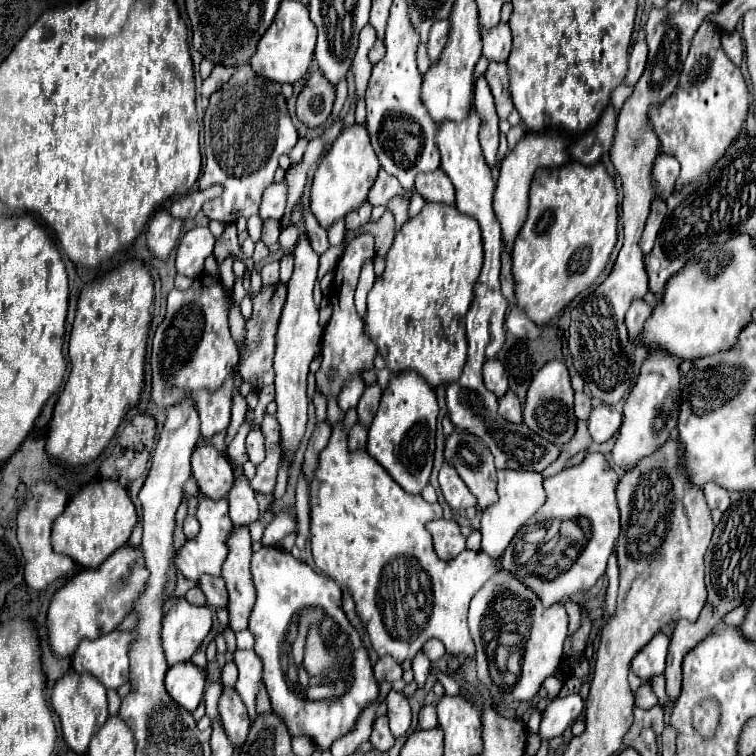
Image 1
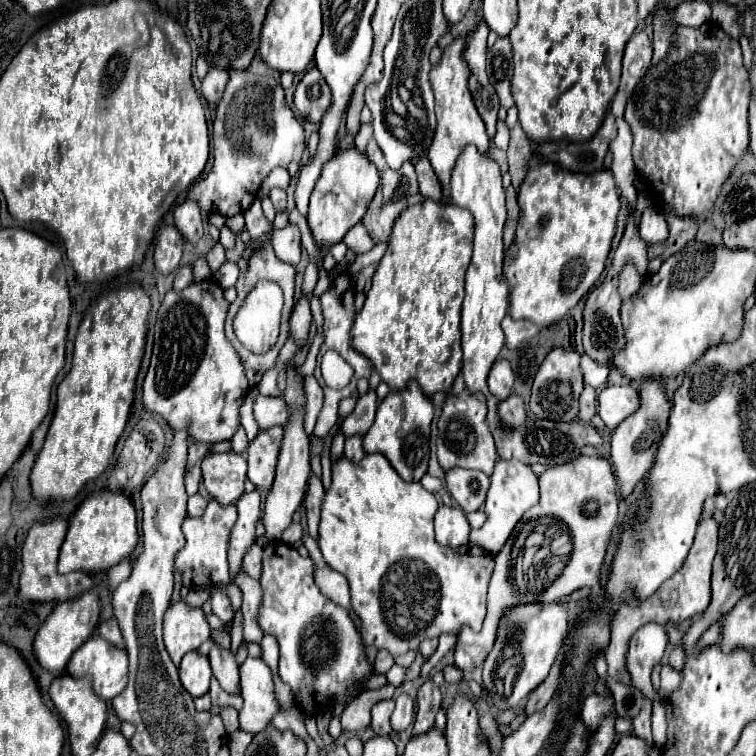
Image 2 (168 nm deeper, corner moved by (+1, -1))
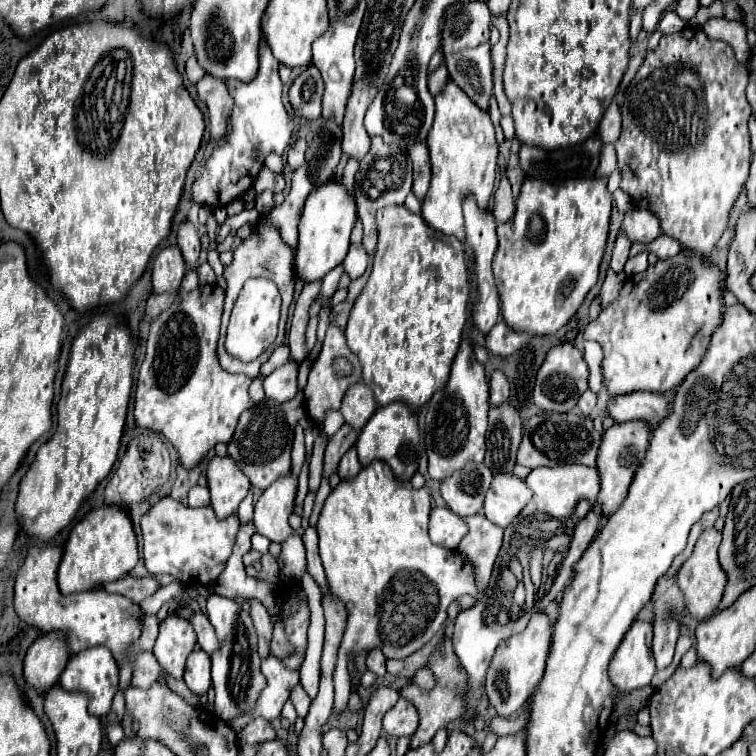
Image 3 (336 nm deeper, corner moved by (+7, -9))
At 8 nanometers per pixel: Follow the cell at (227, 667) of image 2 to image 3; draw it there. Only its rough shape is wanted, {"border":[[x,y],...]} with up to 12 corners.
{"border":[[194,612],[190,624],[204,652],[218,650],[214,628],[208,616]]}

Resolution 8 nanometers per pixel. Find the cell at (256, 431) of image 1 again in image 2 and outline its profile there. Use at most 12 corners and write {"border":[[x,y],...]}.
{"border":[[260,396],[254,420],[260,432],[286,424],[282,398]]}

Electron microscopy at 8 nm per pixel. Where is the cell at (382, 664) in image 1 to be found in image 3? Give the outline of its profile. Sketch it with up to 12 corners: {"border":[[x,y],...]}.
{"border":[[382,650],[368,652],[366,666],[376,676],[386,674],[386,658]]}

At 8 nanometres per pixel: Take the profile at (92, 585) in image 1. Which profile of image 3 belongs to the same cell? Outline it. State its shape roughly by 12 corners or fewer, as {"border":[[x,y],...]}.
{"border":[[60,632],[26,652],[24,678],[40,694],[54,686],[70,658]]}

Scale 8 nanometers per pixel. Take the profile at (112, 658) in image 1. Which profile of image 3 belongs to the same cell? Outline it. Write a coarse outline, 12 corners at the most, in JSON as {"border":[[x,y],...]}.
{"border":[[106,646],[82,650],[60,676],[88,694],[90,714],[110,712],[118,664]]}

